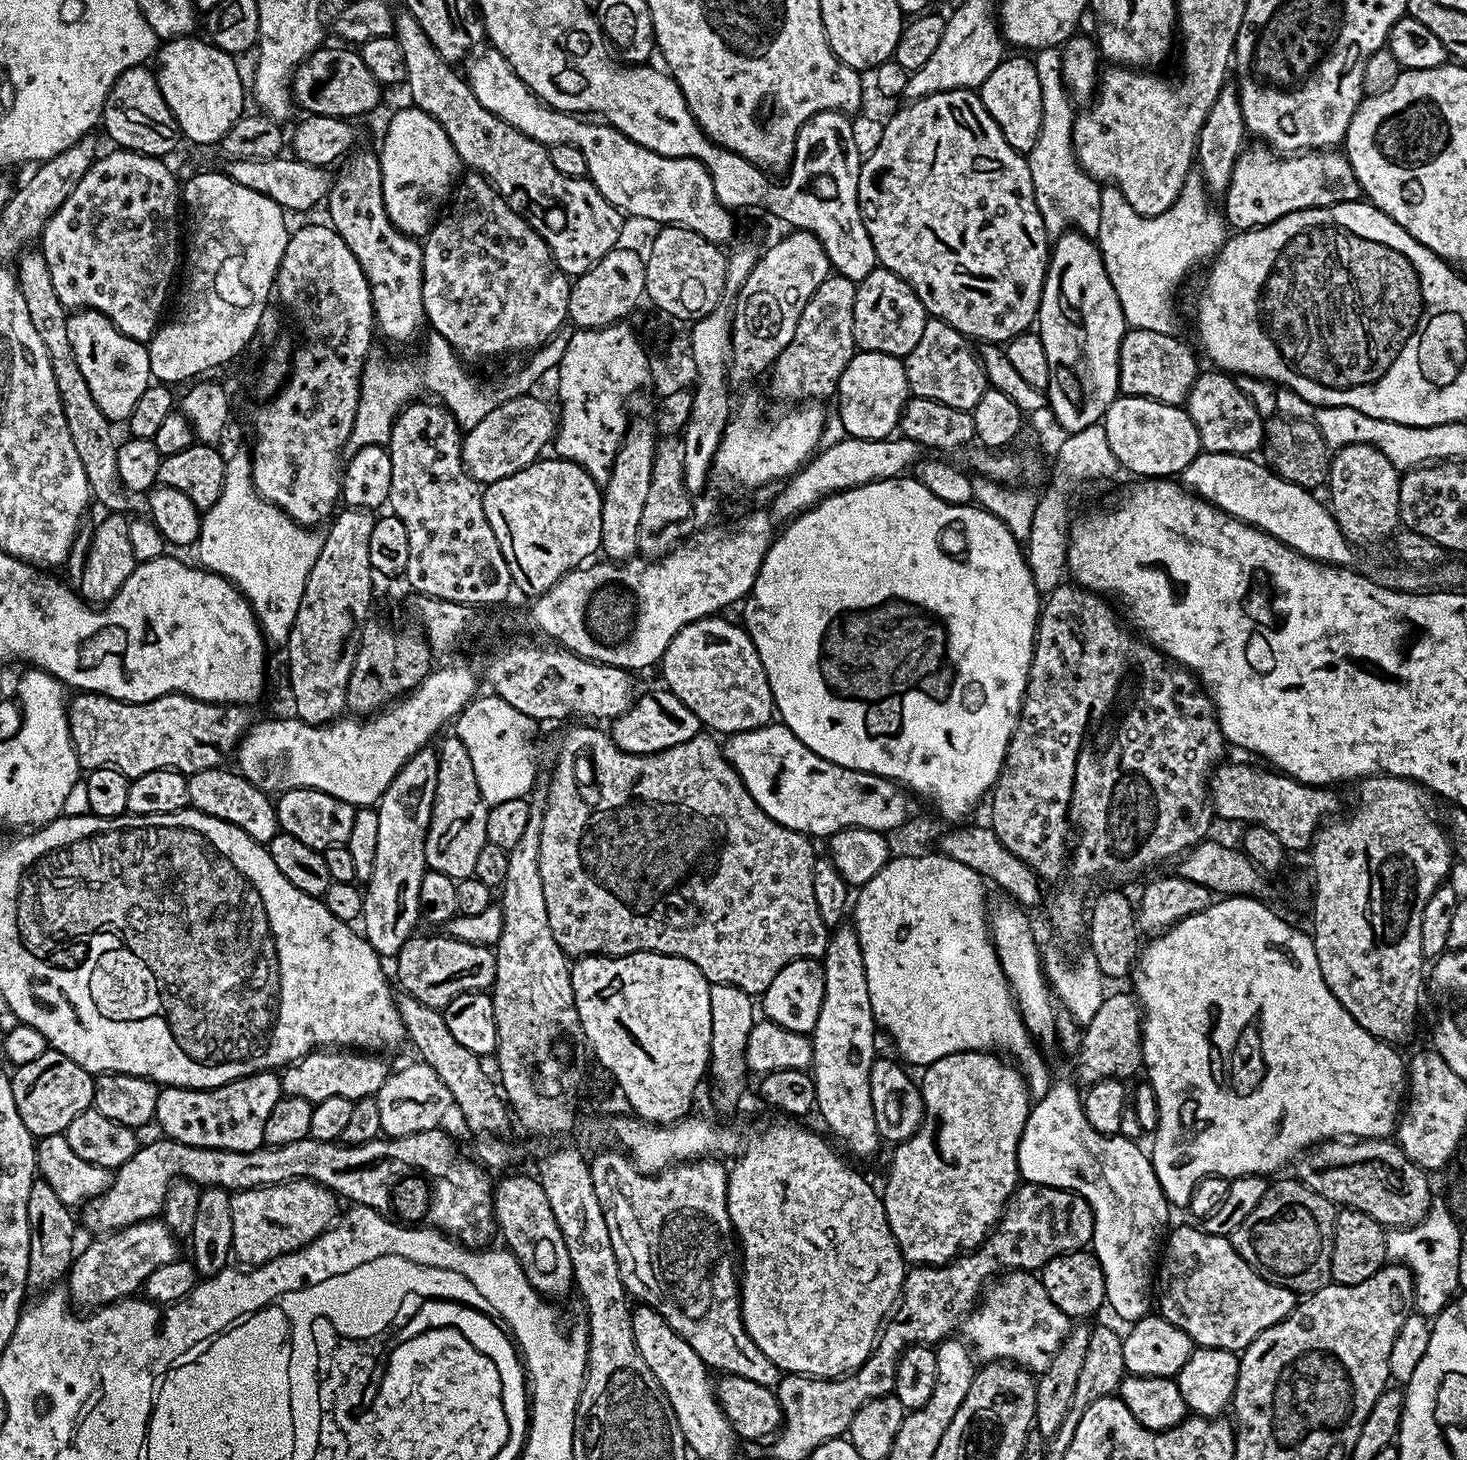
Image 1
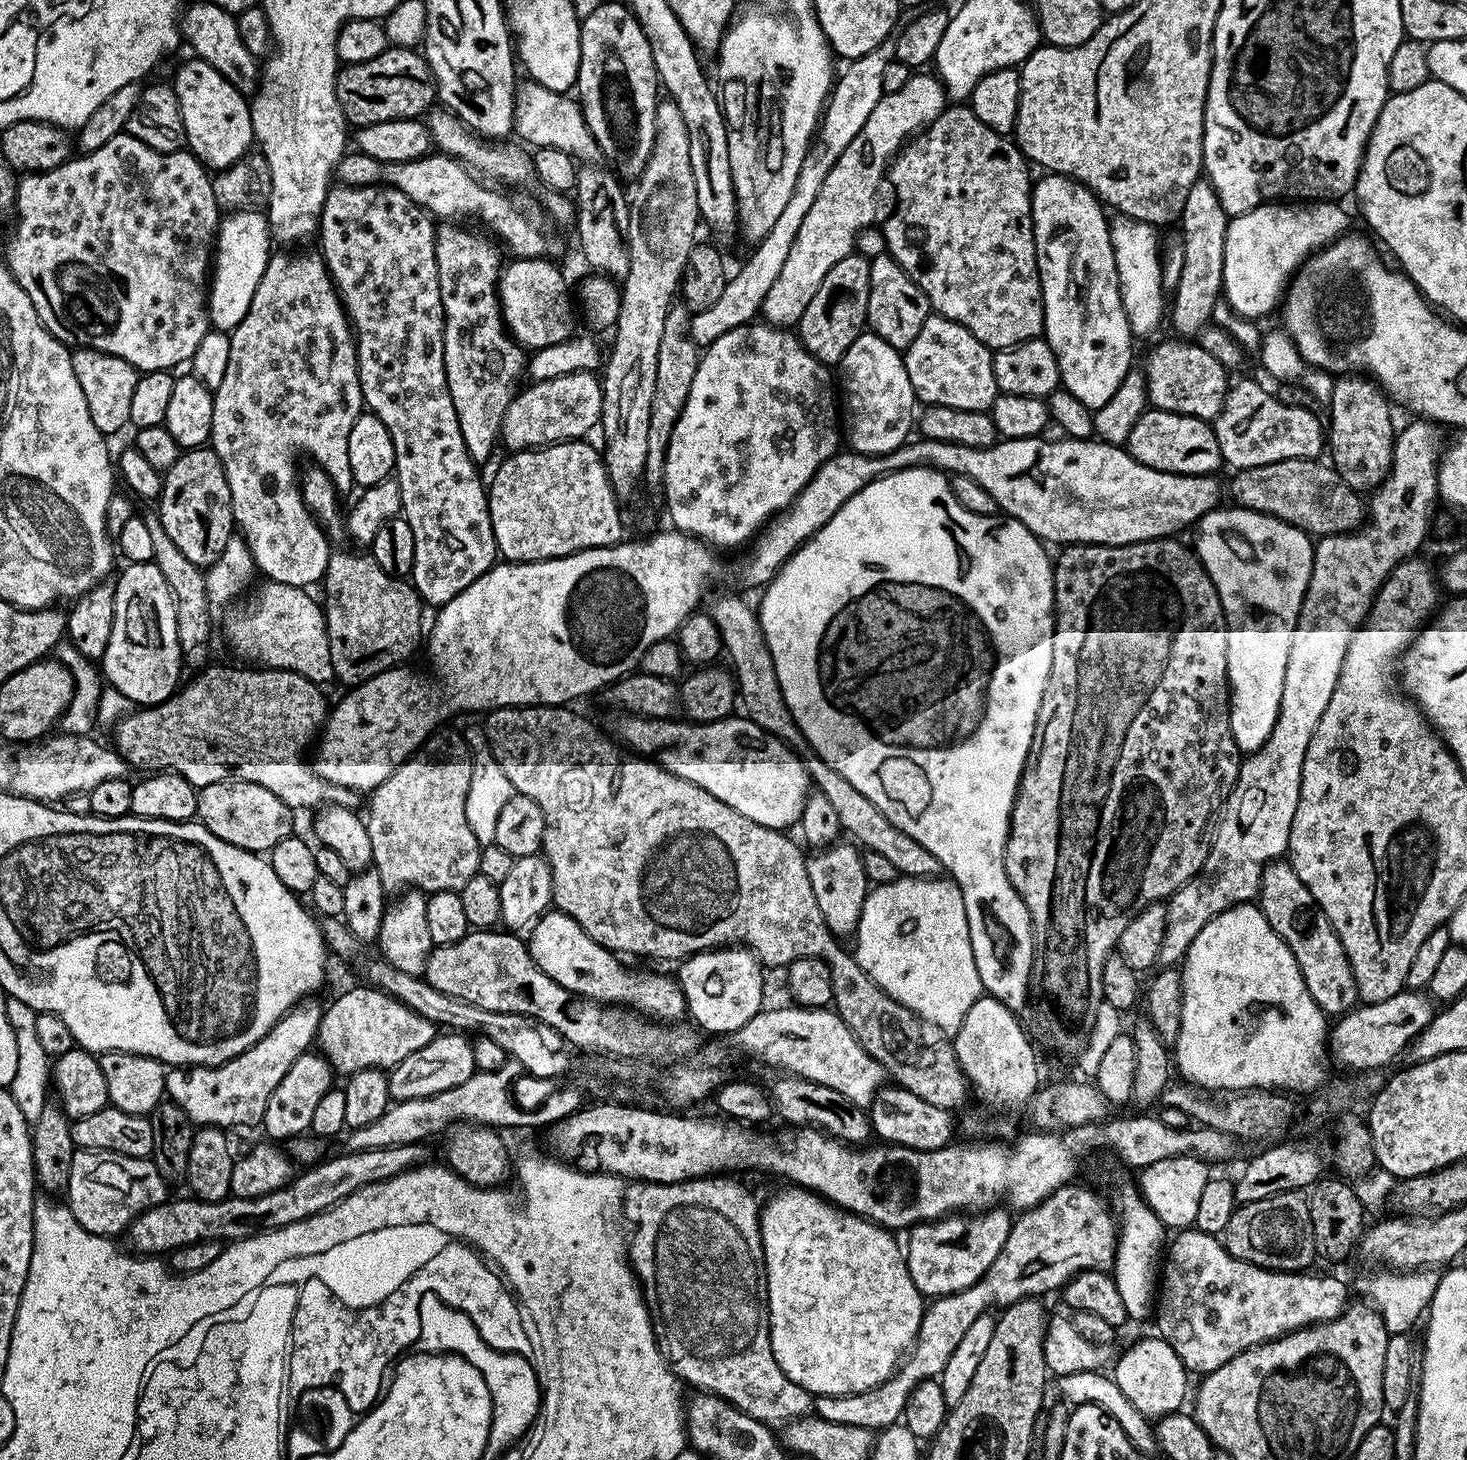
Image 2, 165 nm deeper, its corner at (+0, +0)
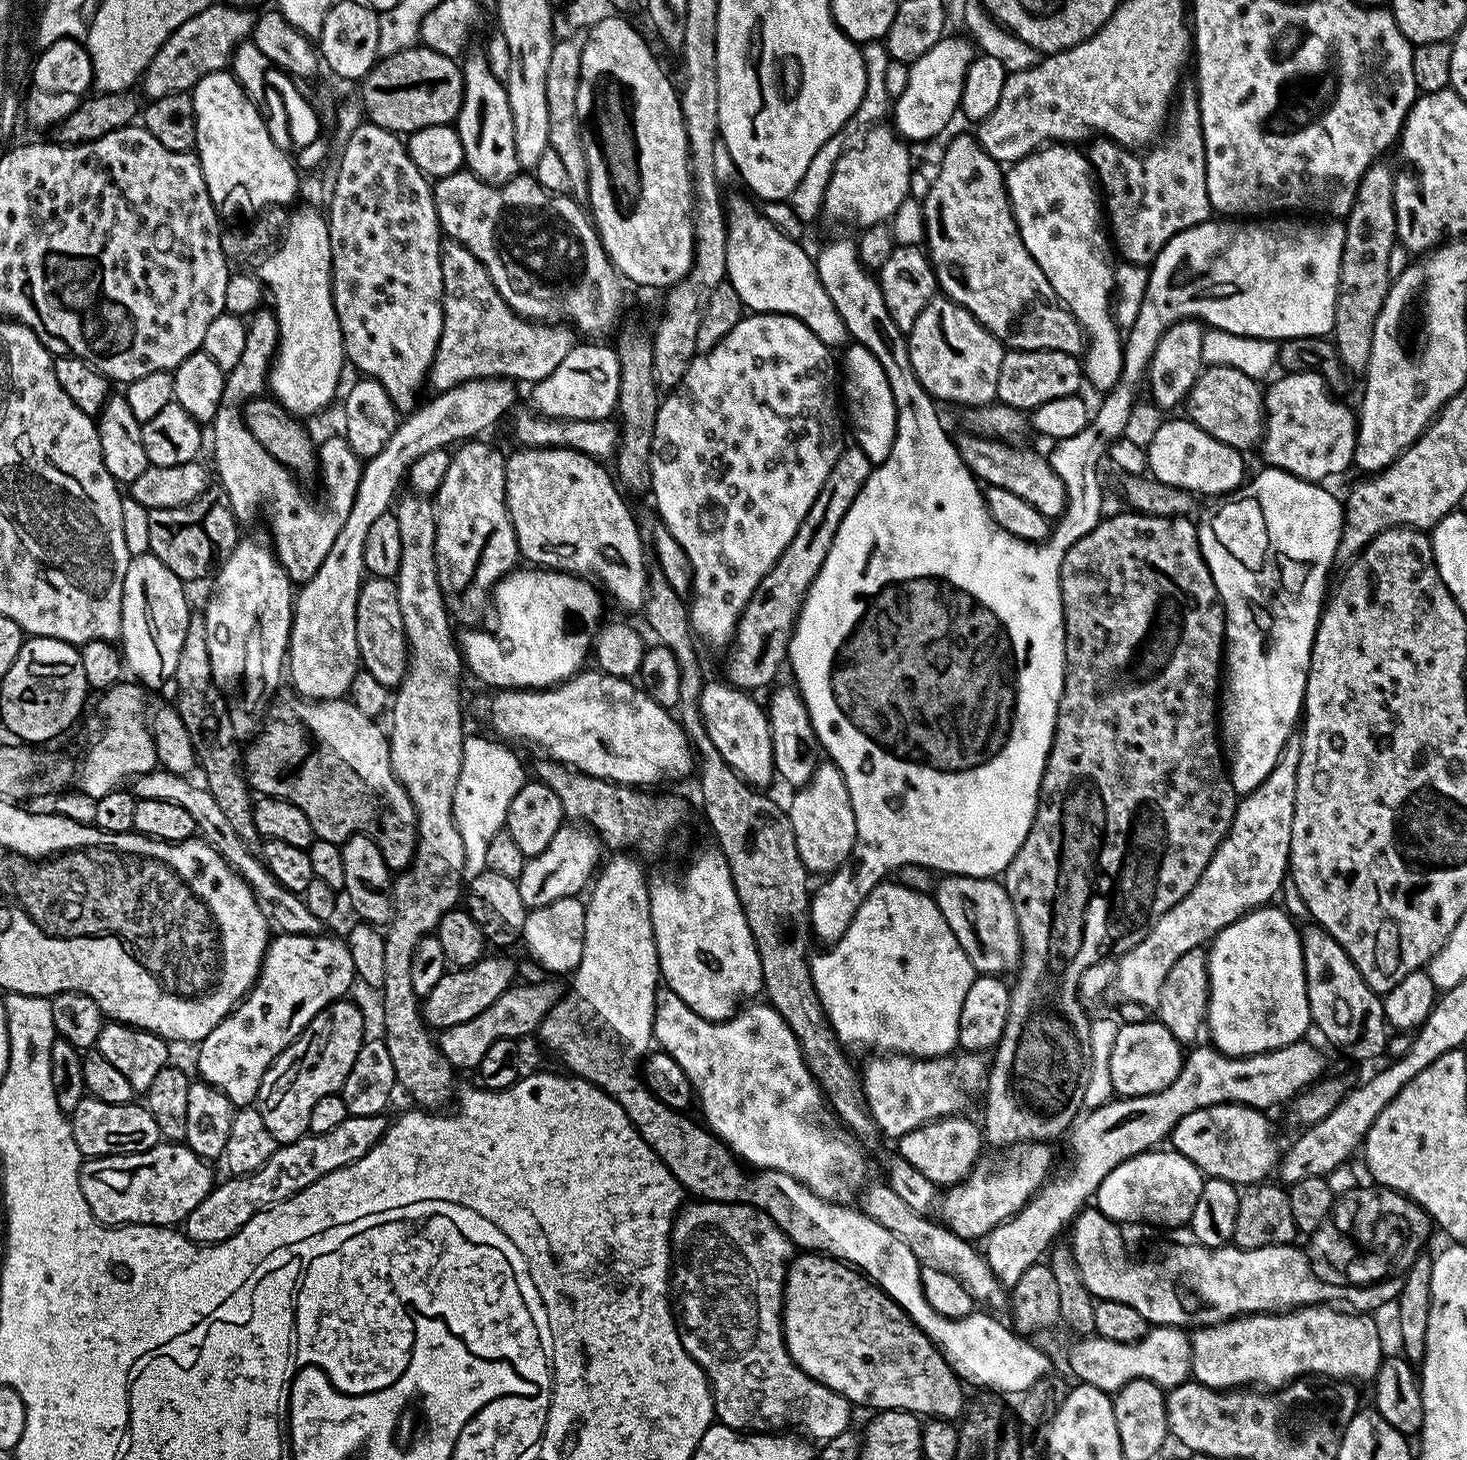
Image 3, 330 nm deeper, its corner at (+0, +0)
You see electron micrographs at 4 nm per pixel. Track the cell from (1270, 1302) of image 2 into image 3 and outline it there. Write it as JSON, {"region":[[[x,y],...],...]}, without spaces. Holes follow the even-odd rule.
{"region":[[[1309,1304],[1306,1308],[1293,1308],[1291,1312],[1257,1312],[1255,1316],[1237,1316],[1231,1320],[1223,1320],[1220,1324],[1200,1326],[1190,1336],[1192,1341],[1192,1376],[1195,1383],[1204,1384],[1207,1388],[1217,1390],[1240,1390],[1245,1386],[1259,1386],[1264,1390],[1275,1390],[1301,1378],[1327,1378],[1332,1382],[1361,1382],[1360,1380],[1372,1382],[1375,1381],[1376,1371],[1380,1369],[1380,1361],[1385,1355],[1384,1348],[1380,1345],[1380,1328],[1372,1320],[1375,1319],[1371,1315],[1341,1310],[1331,1304]]]}

